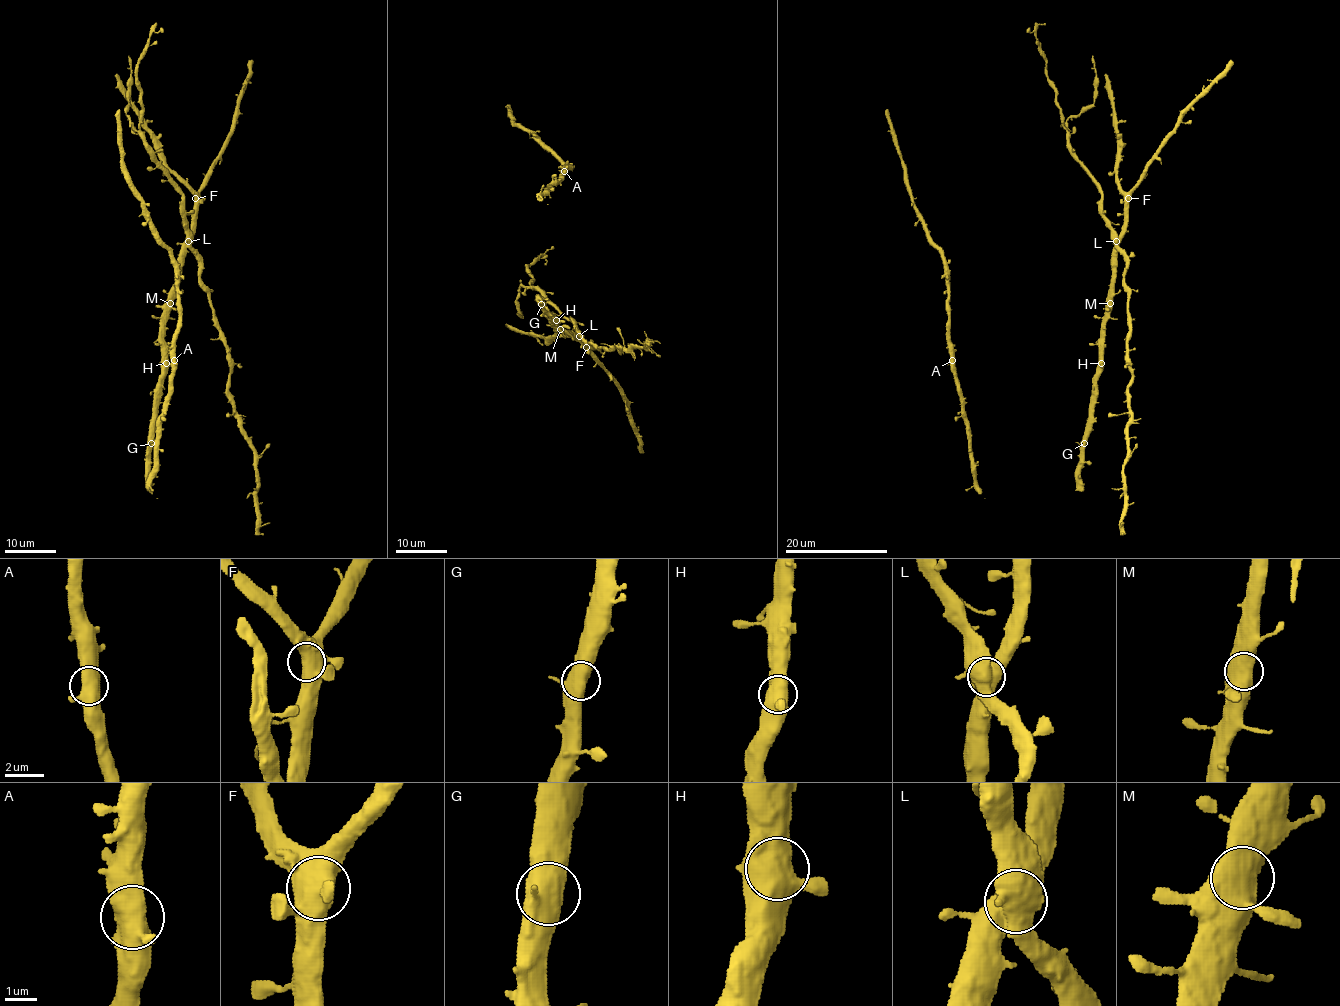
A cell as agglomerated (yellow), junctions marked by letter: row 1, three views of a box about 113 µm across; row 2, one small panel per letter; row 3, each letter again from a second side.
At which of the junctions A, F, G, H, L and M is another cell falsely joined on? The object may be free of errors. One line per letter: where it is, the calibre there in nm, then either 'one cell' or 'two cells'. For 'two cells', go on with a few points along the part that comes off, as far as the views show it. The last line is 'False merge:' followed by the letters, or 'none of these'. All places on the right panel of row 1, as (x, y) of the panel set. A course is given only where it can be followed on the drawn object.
A: at (952, 360); 600 nm thick; one cell
F: at (1128, 198); 650 nm thick; one cell
G: at (1084, 443); 600 nm thick; one cell
H: at (1101, 363); 550 nm thick; one cell
L: at (1116, 241); 750 nm thick; two cells; foreign part runs (1116, 242), (1116, 248), (1125, 261), (1124, 286), (1128, 293), (1128, 351), (1131, 374), (1122, 535)
M: at (1110, 303); 500 nm thick; one cell
False merge: L

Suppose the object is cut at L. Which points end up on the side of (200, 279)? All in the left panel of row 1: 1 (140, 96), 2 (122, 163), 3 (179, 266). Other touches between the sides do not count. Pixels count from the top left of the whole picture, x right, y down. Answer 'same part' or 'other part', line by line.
1: same part
2: other part
3: other part

